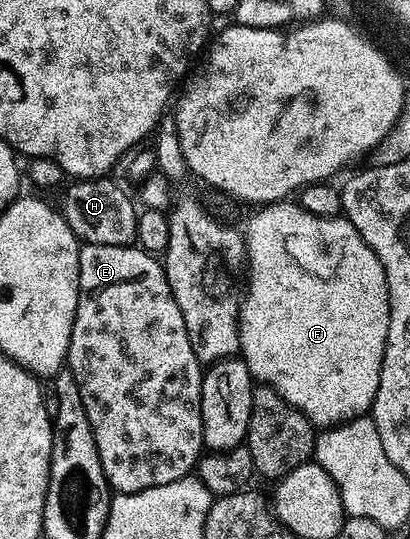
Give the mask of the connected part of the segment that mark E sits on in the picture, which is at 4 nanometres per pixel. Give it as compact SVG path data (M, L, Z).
M82 244L79 249L79 287L75 290L73 330L71 343L67 346L67 369L72 373L83 395L83 408L91 423L91 431L97 448L97 458L102 464L103 475L114 494L138 493L151 487L163 487L167 483L182 481L196 470L203 456L203 423L201 422L201 378L203 366L191 351L191 339L187 339L187 327L183 323L183 311L175 303L175 295L167 283L164 264L154 254L133 245L90 245Z

